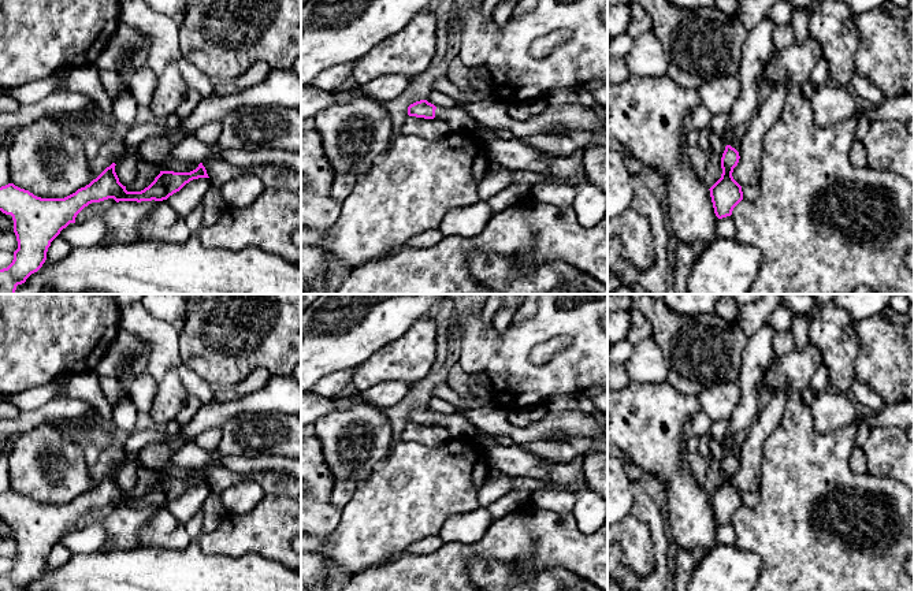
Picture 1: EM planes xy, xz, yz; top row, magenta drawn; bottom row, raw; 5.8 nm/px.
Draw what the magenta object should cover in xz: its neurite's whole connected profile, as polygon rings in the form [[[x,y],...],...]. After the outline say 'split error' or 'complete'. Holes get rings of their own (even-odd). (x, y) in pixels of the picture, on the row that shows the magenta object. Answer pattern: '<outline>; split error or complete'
[[[420,100],[408,107],[408,115],[424,119],[442,119],[449,124],[452,133],[464,133],[475,126],[475,119],[465,105],[456,104],[452,108],[436,108],[427,100]]]; split error

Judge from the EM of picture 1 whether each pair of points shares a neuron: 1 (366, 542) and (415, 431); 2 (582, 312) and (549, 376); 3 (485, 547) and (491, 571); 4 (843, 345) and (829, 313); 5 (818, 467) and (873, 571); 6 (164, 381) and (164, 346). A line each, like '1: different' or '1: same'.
1: different
2: same
3: different
4: same
5: same
6: different

